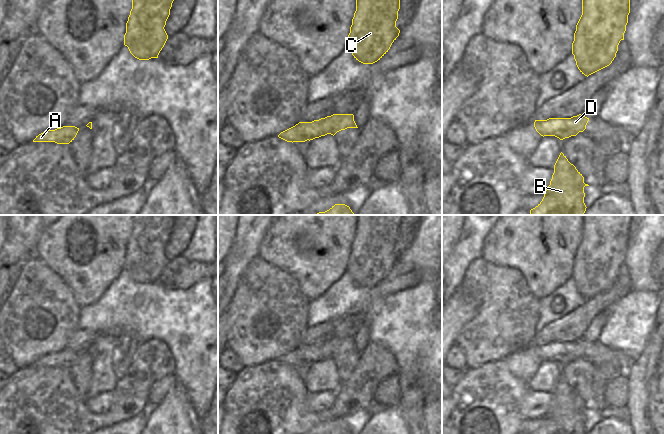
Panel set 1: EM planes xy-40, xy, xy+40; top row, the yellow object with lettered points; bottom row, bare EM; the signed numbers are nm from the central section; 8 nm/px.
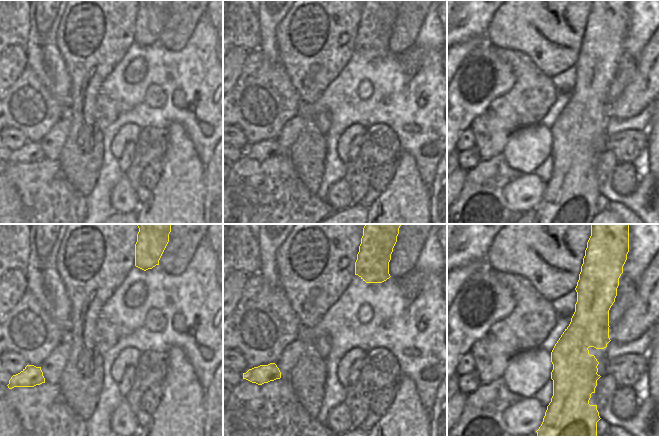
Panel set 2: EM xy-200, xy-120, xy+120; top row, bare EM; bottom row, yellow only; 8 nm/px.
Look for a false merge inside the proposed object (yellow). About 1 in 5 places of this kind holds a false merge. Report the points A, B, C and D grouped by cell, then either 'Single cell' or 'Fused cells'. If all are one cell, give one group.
Groups: A / B C D. Fused cells

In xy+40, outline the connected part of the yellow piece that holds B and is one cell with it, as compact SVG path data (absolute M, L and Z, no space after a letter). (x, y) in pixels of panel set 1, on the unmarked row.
M561 376L542 425L531 434L586 434L584 401Z

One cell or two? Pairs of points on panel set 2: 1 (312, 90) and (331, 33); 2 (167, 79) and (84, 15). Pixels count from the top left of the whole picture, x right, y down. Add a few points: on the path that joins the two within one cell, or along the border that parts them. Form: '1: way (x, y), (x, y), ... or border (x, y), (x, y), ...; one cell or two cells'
1: way (312, 76), (312, 60), (324, 47); one cell
2: border (134, 40), (123, 58), (114, 67); two cells

